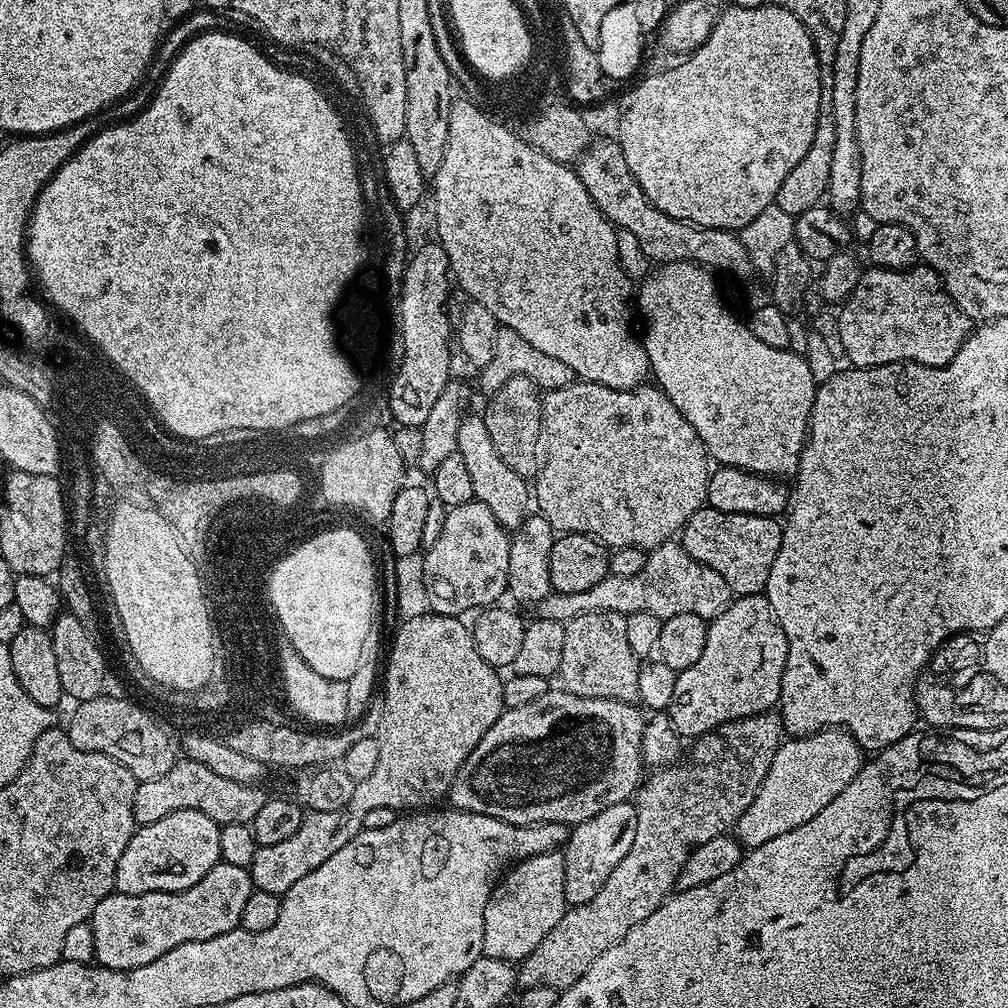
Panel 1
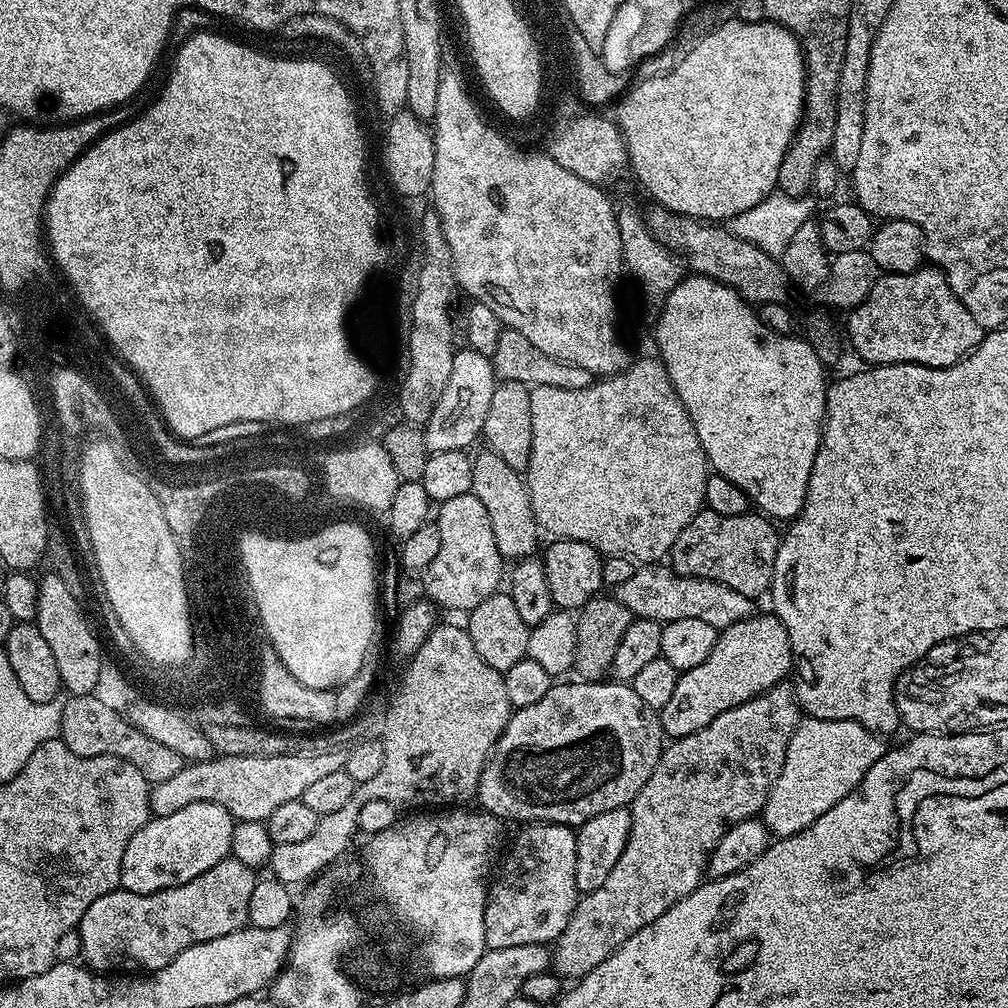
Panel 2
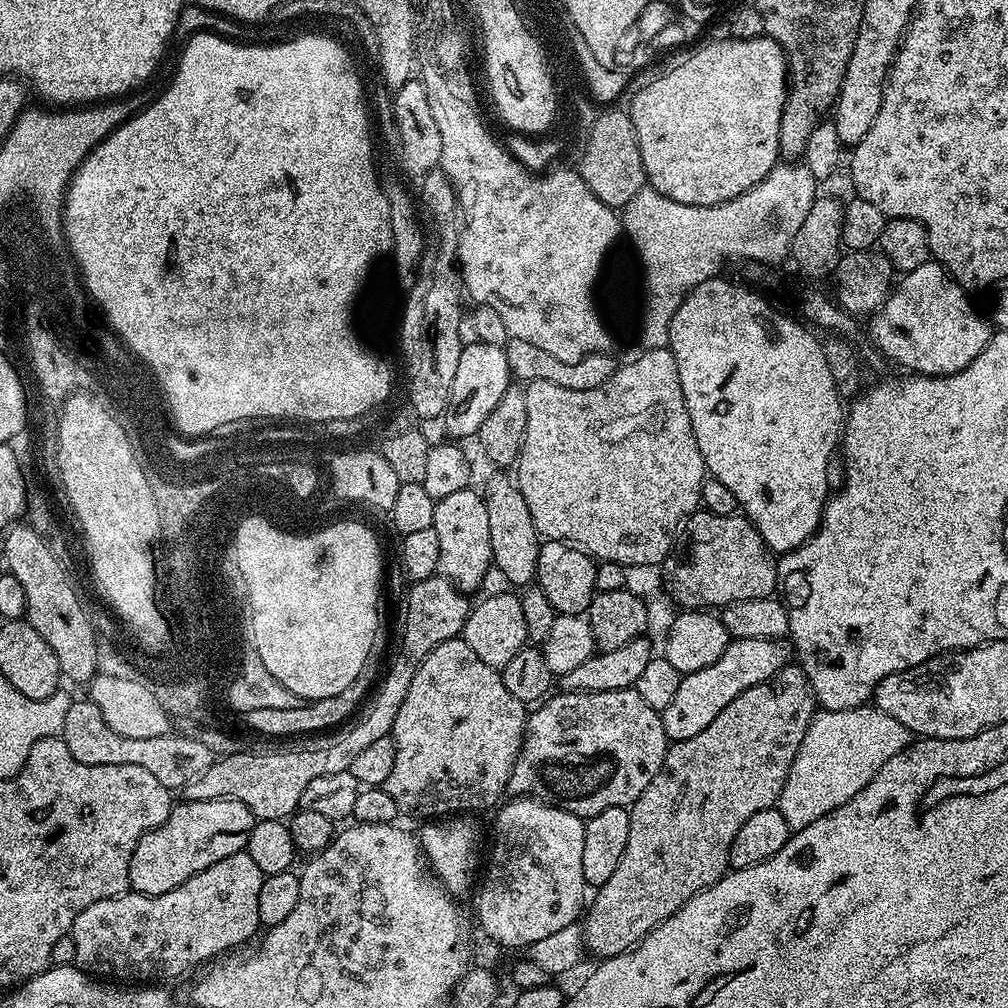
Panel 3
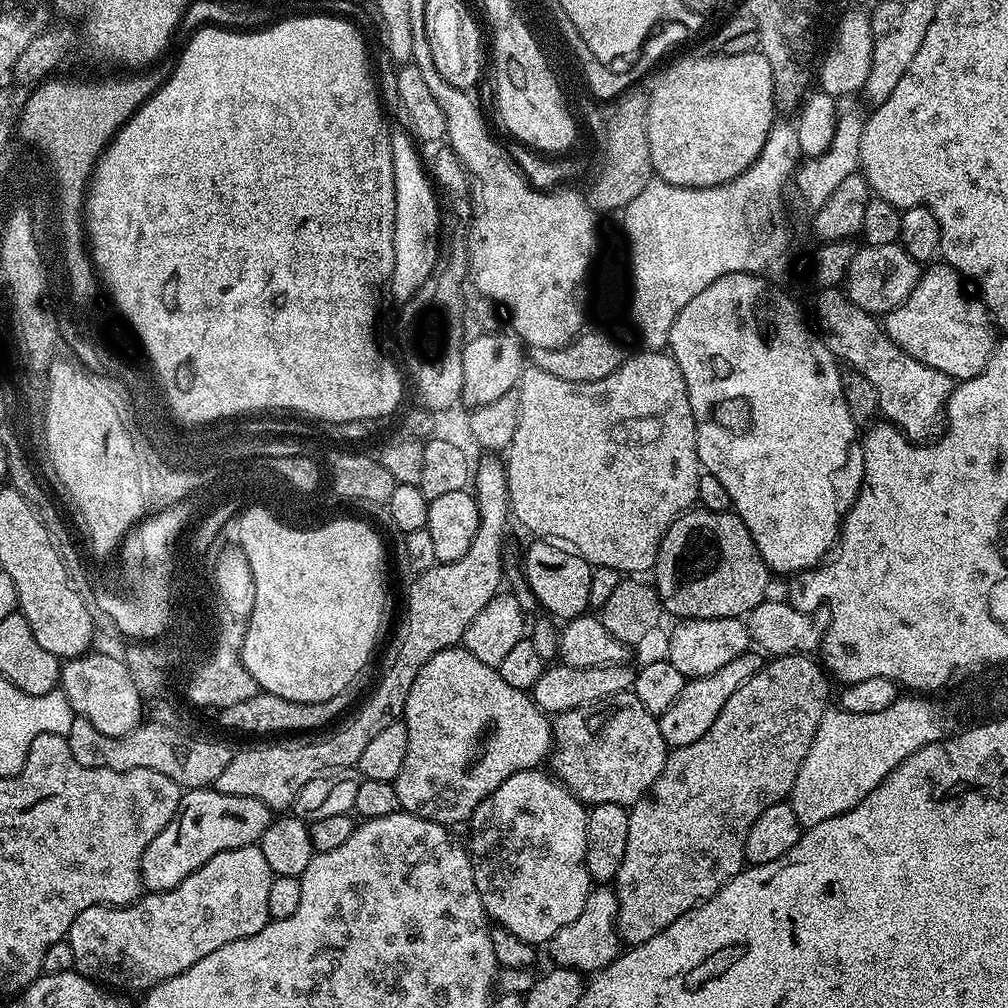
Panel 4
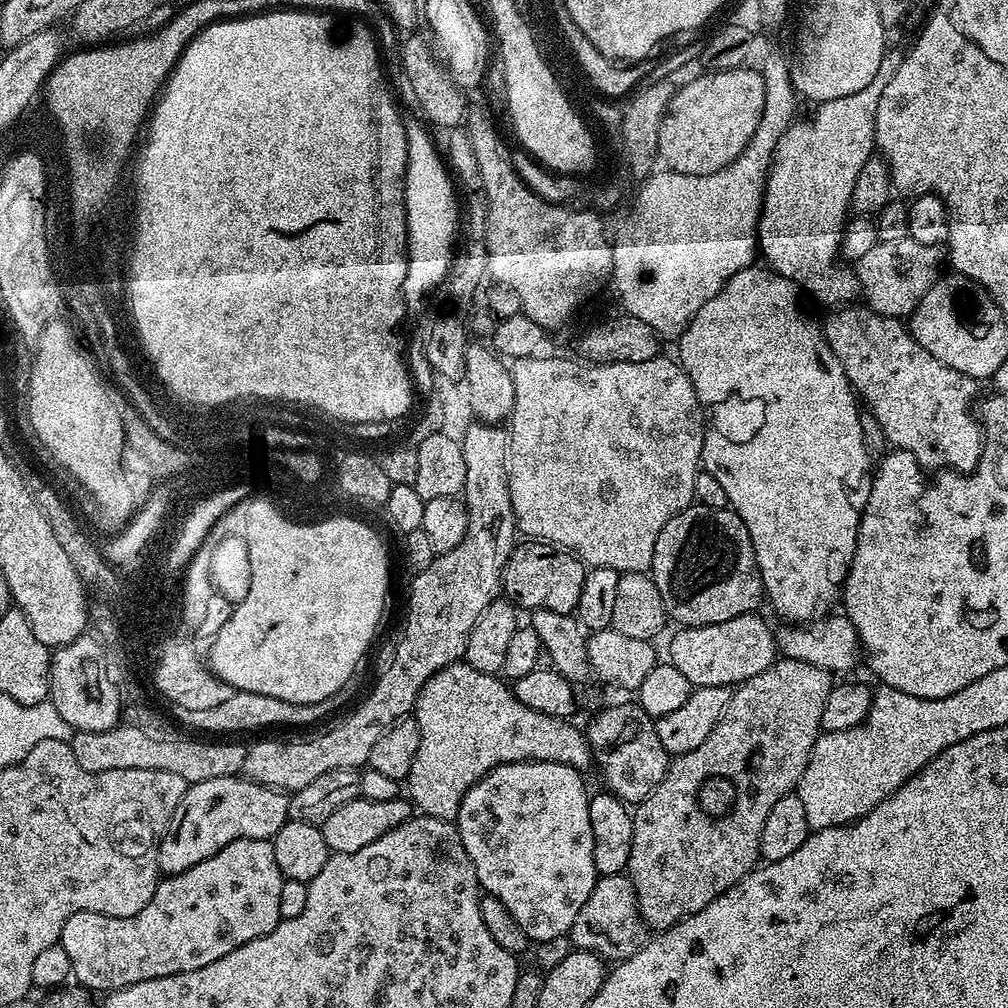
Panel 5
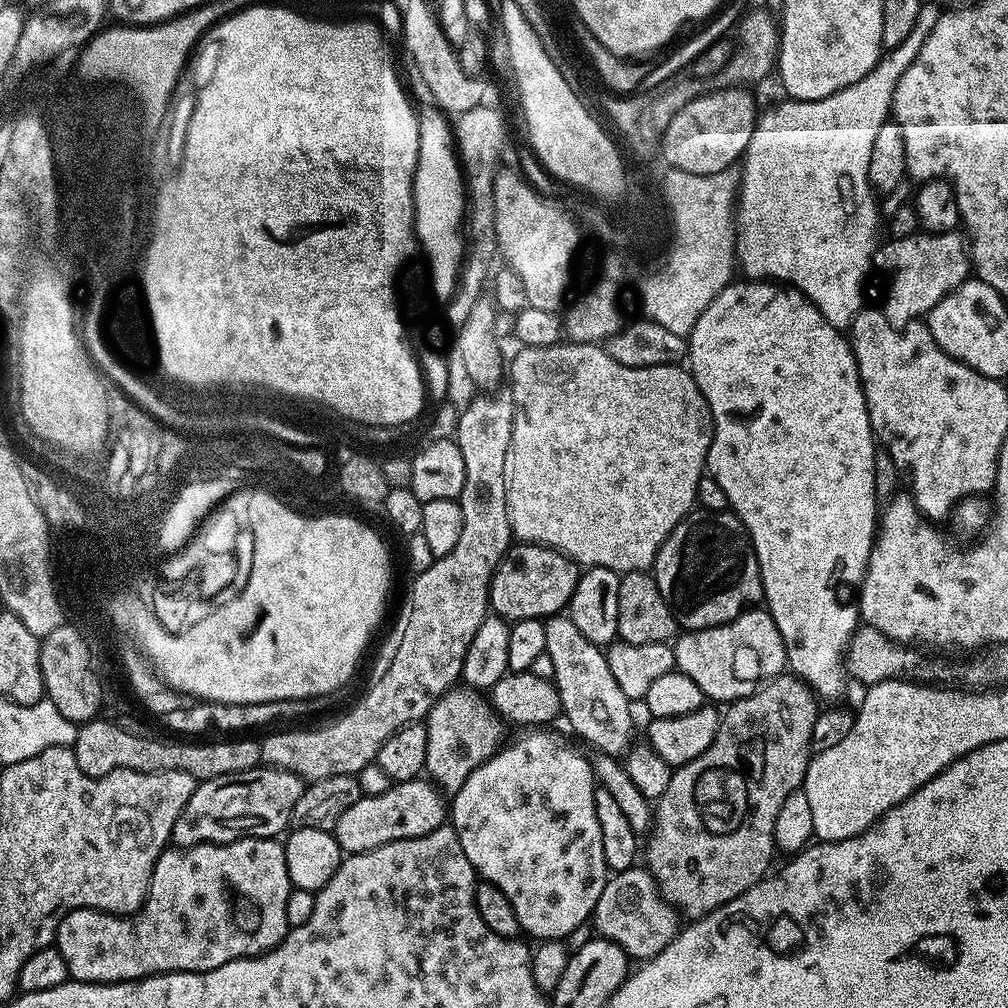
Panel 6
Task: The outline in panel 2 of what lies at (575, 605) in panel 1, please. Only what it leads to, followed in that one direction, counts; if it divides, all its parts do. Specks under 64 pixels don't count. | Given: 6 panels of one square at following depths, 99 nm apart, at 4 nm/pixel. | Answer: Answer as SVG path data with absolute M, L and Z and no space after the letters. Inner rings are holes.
M664 562L637 567L636 572L630 574L629 580L622 582L622 586L618 586L614 590L614 595L618 602L622 602L622 606L626 606L626 610L632 612L633 617L641 620L667 622L678 618L702 618L702 622L706 622L718 630L734 626L734 622L742 622L757 611L757 601L753 597L746 594L738 594L738 590L734 590L717 580L708 580L704 576L683 576Z

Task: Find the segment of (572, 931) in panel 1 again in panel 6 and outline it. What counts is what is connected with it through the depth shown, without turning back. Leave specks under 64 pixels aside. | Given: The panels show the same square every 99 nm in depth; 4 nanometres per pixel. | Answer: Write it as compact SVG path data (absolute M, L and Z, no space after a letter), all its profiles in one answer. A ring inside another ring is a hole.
M791 674L778 675L773 680L761 683L755 692L744 696L741 700L731 701L723 709L720 725L718 726L718 734L714 738L714 742L710 742L708 749L702 754L698 754L698 758L679 765L673 771L670 778L670 786L666 786L666 790L662 793L659 800L655 801L652 827L646 836L648 849L645 852L643 849L642 856L643 859L644 856L648 859L646 867L652 873L652 877L655 878L656 885L660 887L660 892L672 903L673 908L680 913L681 917L687 918L689 921L698 920L701 916L712 912L718 906L738 898L743 892L750 890L750 886L754 886L758 881L769 875L771 868L768 867L772 864L772 852L775 853L777 851L777 846L774 842L774 821L778 818L778 810L782 810L784 799L803 785L804 775L808 769L814 722L818 715L816 704L818 705L816 693L804 681Z

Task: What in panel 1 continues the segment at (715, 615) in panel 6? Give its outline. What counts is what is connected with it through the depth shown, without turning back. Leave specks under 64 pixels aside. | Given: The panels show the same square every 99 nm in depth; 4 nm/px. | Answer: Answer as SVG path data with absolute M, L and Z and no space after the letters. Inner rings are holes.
M705 506L685 522L678 540L690 558L710 566L710 570L718 570L726 578L733 597L755 596L767 589L770 566L778 558L783 533L781 521L771 516L726 514Z

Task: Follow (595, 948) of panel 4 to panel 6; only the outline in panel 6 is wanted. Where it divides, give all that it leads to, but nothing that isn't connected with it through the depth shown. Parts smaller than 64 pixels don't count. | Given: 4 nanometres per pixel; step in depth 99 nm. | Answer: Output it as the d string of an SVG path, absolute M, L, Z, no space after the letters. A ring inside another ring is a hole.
M633 866L615 873L602 890L598 906L594 906L590 921L595 935L612 940L636 962L643 962L666 950L682 927L682 917L660 892L652 873L644 866Z

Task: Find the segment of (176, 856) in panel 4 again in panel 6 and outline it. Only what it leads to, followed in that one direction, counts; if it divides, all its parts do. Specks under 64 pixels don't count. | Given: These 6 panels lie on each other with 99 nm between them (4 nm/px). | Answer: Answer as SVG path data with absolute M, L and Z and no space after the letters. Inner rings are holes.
M267 766L201 780L197 783L194 794L190 794L190 802L186 802L182 814L178 814L178 822L174 822L171 843L177 848L186 849L193 848L196 844L229 844L231 840L241 840L243 836L279 837L279 832L283 833L292 824L292 811L298 798L302 798L305 787L305 781L293 772Z

